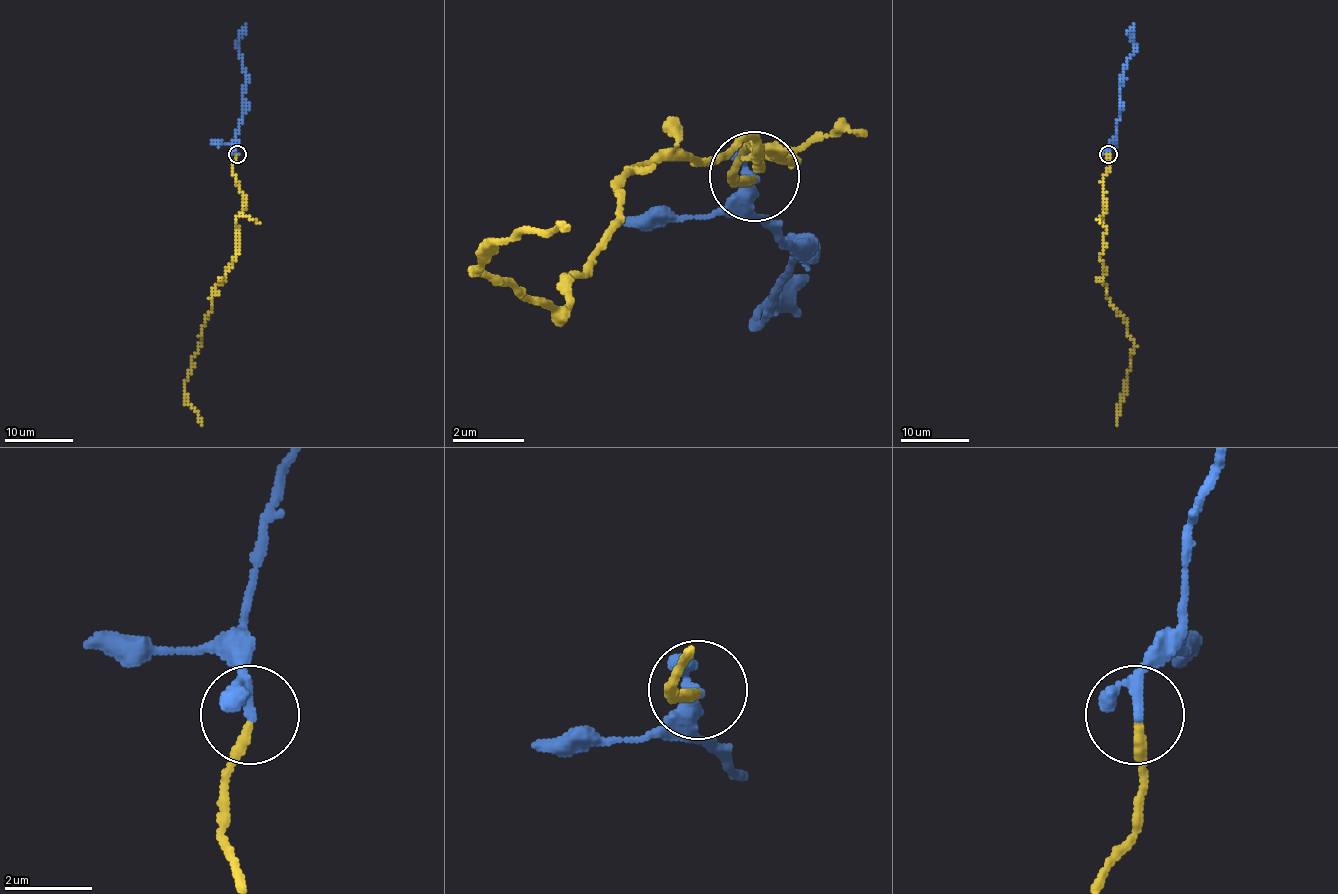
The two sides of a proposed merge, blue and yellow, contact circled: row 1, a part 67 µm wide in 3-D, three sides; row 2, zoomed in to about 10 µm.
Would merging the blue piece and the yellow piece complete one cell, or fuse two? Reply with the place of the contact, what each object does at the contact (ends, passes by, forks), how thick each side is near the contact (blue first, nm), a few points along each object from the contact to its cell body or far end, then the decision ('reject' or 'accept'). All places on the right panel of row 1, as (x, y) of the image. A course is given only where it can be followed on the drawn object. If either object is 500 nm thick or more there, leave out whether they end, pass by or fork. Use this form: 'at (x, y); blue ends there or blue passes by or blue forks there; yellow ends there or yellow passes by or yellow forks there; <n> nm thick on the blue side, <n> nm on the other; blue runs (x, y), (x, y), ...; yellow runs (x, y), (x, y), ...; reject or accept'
at (1108, 154); blue passes by; yellow ends there; 200 nm thick on the blue side, 220 nm on the other; blue runs (1107, 153), (1121, 114), (1119, 88), (1122, 85), (1122, 69), (1134, 47), (1134, 23); yellow runs (1107, 155), (1100, 259), (1107, 297), (1133, 340), (1117, 424); accept

